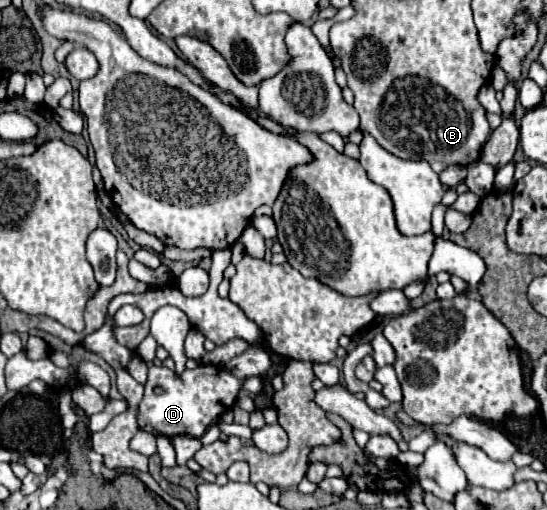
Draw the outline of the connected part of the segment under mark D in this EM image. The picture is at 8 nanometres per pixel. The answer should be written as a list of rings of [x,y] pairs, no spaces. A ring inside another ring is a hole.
[[[152,365],[146,381],[144,399],[138,405],[138,427],[152,435],[202,437],[204,431],[214,423],[214,419],[218,419],[224,411],[228,411],[234,405],[240,387],[242,387],[242,379],[234,377],[222,367],[198,365],[192,371],[186,369],[182,375],[176,375],[166,367]],[[156,385],[164,387],[162,395],[154,393]]]

